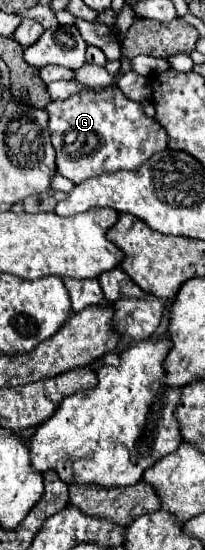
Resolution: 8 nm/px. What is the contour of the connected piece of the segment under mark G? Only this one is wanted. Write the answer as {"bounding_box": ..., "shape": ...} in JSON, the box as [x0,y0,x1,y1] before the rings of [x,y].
{"bounding_box":[45,86,167,184],"shape":[[[117,86],[81,90],[65,100],[53,100],[45,110],[49,114],[51,144],[57,152],[57,172],[75,184],[103,172],[135,170],[167,146],[165,128],[147,118],[141,104],[129,100]]]}

